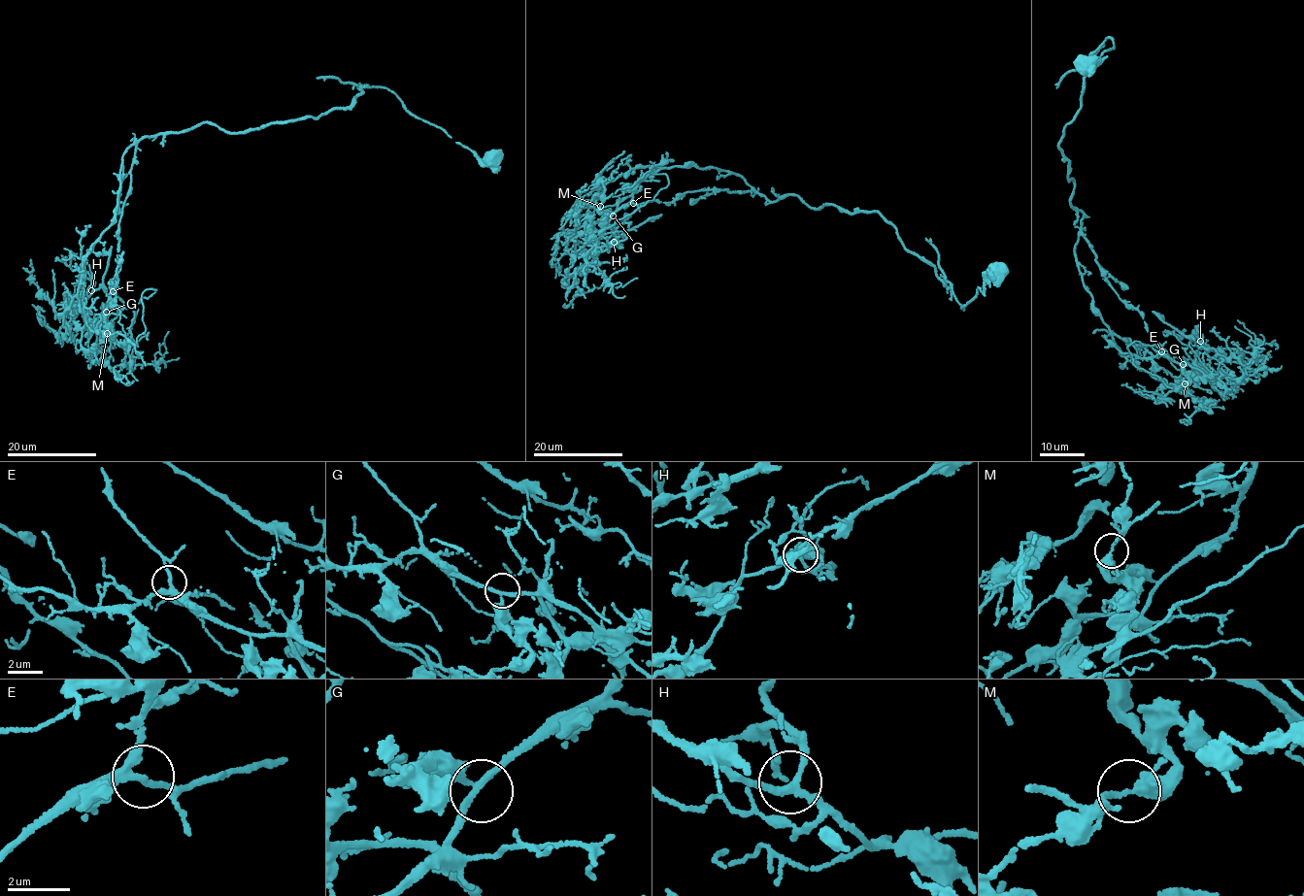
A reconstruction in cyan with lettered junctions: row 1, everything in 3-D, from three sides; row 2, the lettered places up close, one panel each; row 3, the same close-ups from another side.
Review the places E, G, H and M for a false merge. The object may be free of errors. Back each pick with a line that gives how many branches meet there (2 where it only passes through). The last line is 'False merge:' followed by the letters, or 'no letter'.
False merge: no letter

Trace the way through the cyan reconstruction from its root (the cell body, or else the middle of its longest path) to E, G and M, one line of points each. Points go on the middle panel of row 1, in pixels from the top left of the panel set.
E: (994, 273), (964, 310), (877, 212), (772, 202), (715, 167), (593, 182), (601, 214), (633, 203)
G: (994, 273), (964, 310), (877, 212), (772, 202), (710, 166), (594, 181), (613, 215)
M: (994, 273), (964, 310), (877, 212), (772, 202), (715, 167), (639, 165), (600, 190), (594, 181), (600, 206)

